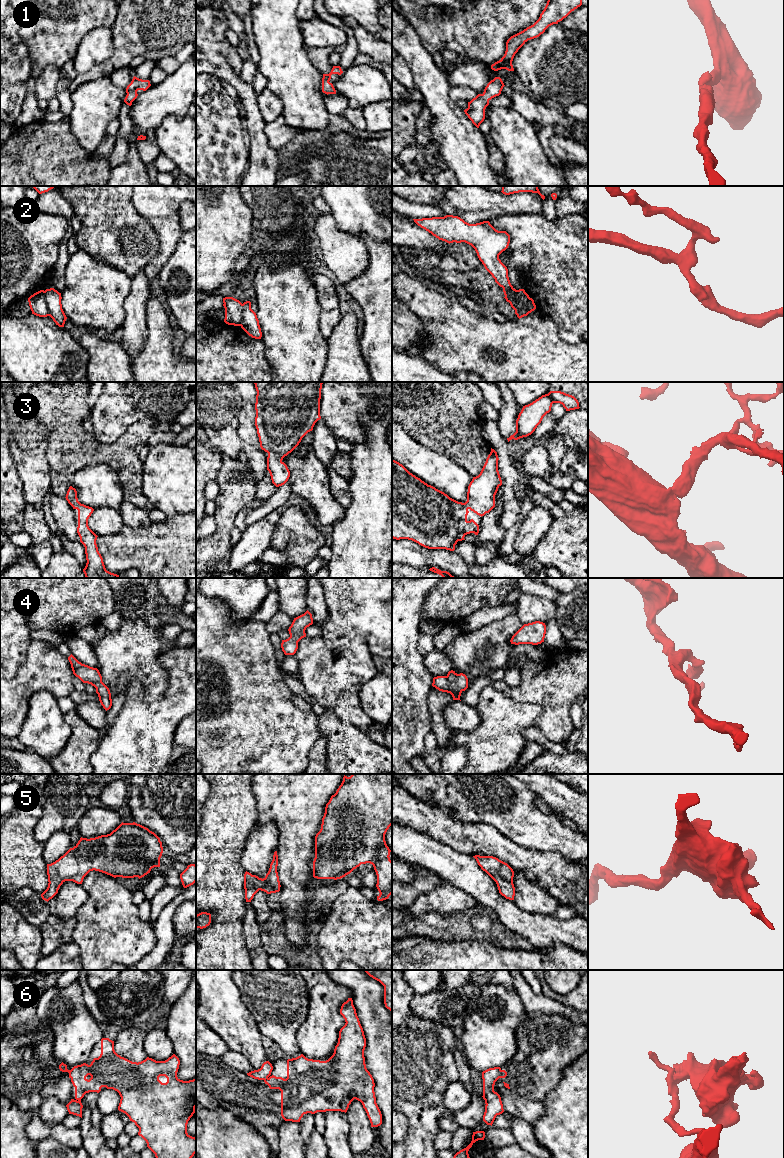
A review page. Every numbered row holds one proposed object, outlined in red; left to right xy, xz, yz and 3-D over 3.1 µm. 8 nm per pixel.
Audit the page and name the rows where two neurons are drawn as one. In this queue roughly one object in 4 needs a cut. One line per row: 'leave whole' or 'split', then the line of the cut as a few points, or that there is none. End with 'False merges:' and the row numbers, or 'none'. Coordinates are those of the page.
1: leave whole | no cut
2: split | yz (513, 289), (515, 299), (519, 303), (524, 303), (531, 311)
3: leave whole | no cut
4: leave whole | no cut
5: leave whole | no cut
6: split | xz (267, 1077), (264, 1080)
False merges: 2, 6

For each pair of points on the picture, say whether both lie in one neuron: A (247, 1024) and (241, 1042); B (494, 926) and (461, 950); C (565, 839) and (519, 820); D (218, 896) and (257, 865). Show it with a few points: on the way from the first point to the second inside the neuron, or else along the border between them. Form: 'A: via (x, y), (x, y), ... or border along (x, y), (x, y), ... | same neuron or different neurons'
A: via (243, 1028), (241, 1030), (241, 1038) | same neuron
B: border along (448, 941), (488, 942), (494, 946) | different neurons
C: via (554, 836), (530, 828) | same neuron
D: border along (243, 847), (240, 864), (246, 870) | different neurons

